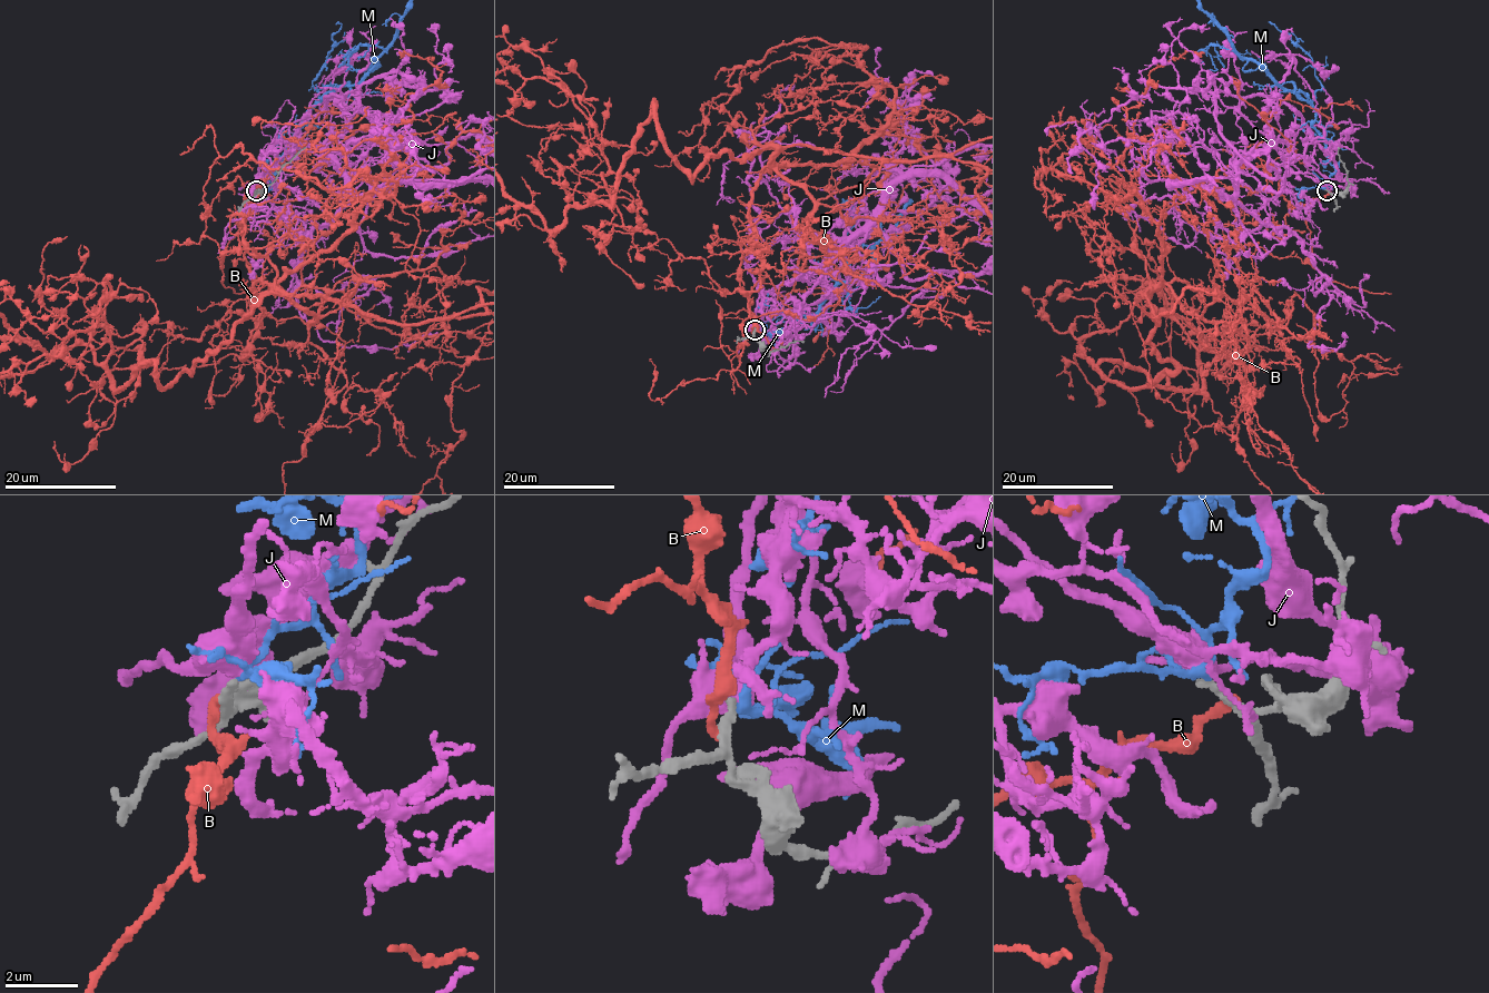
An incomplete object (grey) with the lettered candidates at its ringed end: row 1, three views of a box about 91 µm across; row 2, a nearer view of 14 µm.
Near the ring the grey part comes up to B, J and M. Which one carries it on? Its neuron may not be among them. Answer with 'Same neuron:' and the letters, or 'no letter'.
Same neuron: no letter

